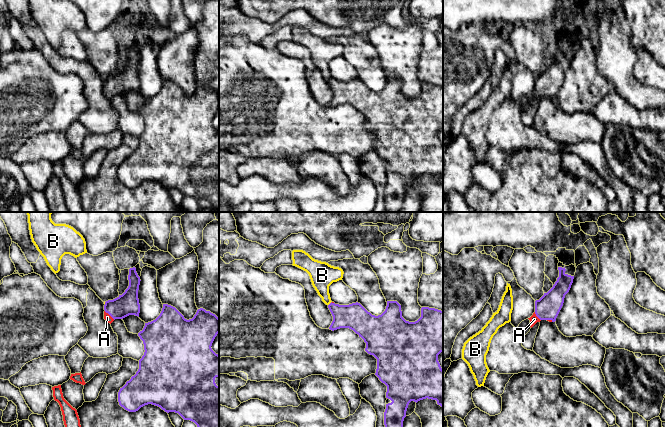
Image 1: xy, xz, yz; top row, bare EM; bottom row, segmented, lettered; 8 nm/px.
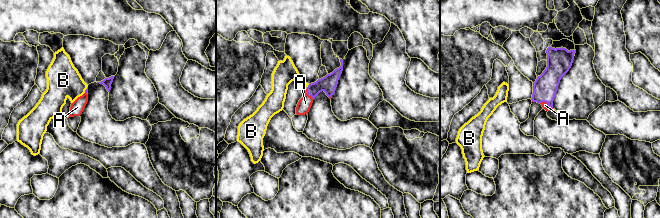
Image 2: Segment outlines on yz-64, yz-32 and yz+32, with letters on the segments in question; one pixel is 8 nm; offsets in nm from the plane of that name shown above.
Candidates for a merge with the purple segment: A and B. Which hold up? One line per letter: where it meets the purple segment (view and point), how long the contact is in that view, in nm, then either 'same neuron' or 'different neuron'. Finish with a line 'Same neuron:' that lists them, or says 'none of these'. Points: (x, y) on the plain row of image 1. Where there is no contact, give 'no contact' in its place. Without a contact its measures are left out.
A: xy (109, 90) | 110 nm | same neuron
B: xz (330, 79) | 50 nm | different neuron
Same neuron: A

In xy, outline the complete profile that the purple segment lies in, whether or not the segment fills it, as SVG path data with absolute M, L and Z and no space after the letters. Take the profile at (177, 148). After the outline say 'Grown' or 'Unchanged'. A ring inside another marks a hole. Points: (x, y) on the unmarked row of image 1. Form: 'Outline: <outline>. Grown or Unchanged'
Outline: M163 80L160 91L155 96L145 99L143 106L138 109L138 112L143 117L145 128L142 134L139 136L139 145L136 150L132 152L131 155L127 157L118 168L119 181L129 188L136 188L141 183L152 180L160 183L167 189L175 188L178 189L184 196L190 196L194 198L201 209L219 210L219 162L217 162L215 159L215 154L219 153L219 131L216 130L211 124L212 119L218 109L219 94L210 87L206 87L205 85L200 84L197 86L192 95L187 96L175 83L168 80Z. Unchanged

